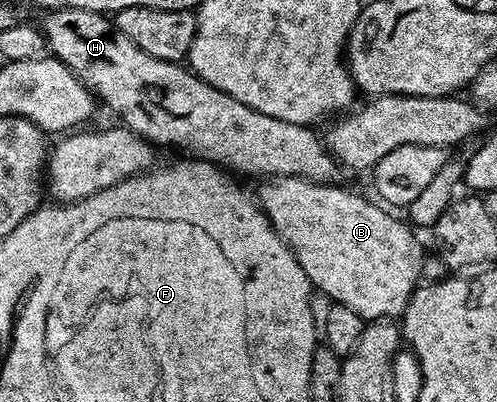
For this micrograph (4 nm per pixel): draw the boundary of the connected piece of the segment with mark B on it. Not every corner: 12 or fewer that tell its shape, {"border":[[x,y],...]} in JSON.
{"border":[[332,183],[259,185],[306,277],[365,321],[403,316],[417,232]]}

